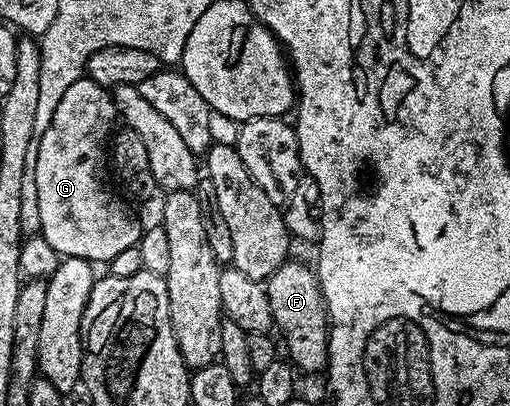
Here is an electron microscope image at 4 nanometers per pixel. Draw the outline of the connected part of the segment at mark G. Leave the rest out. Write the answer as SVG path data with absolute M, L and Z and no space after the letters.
M79 76L75 82L68 84L68 88L64 92L60 101L53 103L50 114L50 123L45 123L44 129L41 131L40 137L36 142L36 149L32 154L32 192L34 188L34 198L38 201L38 226L37 229L44 236L44 240L48 240L48 244L52 244L52 248L56 248L56 252L60 256L67 258L83 258L84 261L91 264L108 264L116 256L120 256L120 252L124 252L124 248L132 248L138 245L138 240L142 236L143 227L138 226L138 222L134 218L126 218L126 206L109 190L108 187L102 186L102 162L104 166L104 155L108 150L108 139L111 137L112 131L115 129L116 111L114 109L114 99L111 91L105 86L96 84L88 76Z

